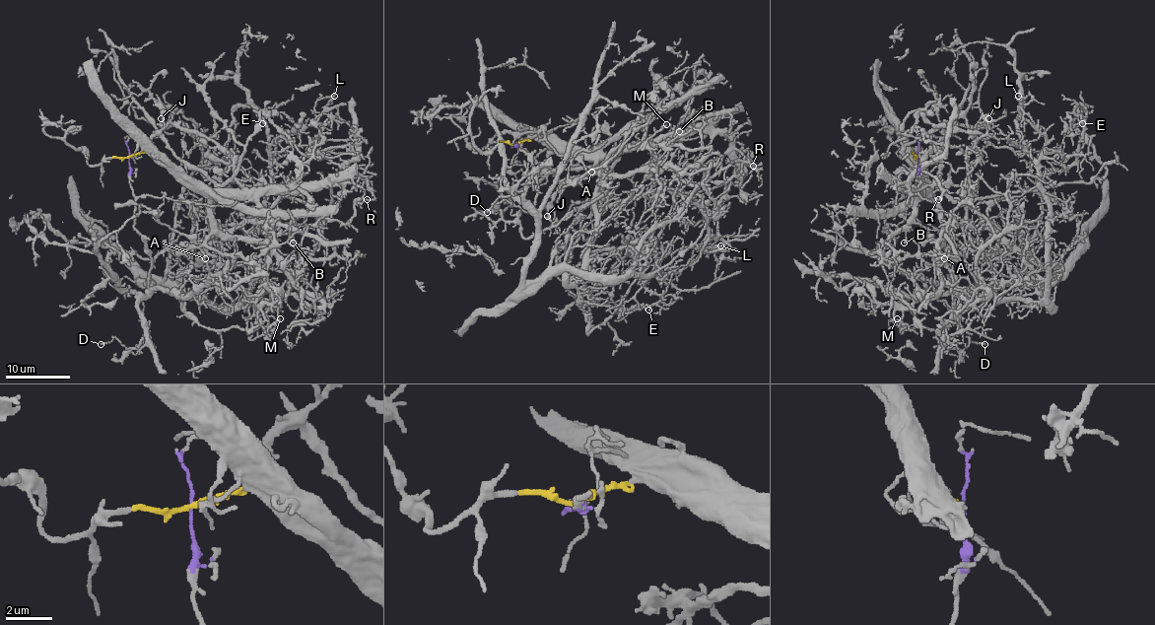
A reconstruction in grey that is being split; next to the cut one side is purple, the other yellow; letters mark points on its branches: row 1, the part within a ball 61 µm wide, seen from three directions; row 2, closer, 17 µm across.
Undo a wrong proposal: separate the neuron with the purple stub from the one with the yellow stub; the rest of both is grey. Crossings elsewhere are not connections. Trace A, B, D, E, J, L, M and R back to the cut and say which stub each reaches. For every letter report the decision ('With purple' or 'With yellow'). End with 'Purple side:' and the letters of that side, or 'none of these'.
A: With yellow
B: With yellow
D: With purple
E: With purple
J: With yellow
L: With purple
M: With yellow
R: With yellow
Purple side: D, E, L

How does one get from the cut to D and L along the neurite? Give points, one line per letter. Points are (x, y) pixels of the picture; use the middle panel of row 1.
D: (515, 145), (520, 140), (532, 164), (536, 181), (533, 209), (525, 199), (532, 173), (486, 213)
L: (515, 145), (536, 181), (525, 279), (566, 271), (623, 279), (658, 266), (676, 272), (701, 246), (719, 245)

